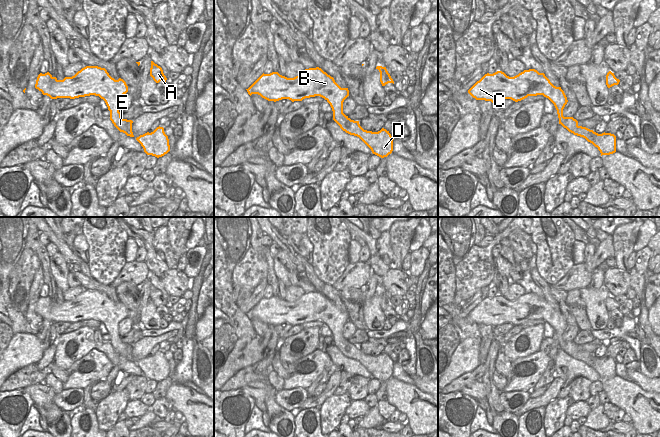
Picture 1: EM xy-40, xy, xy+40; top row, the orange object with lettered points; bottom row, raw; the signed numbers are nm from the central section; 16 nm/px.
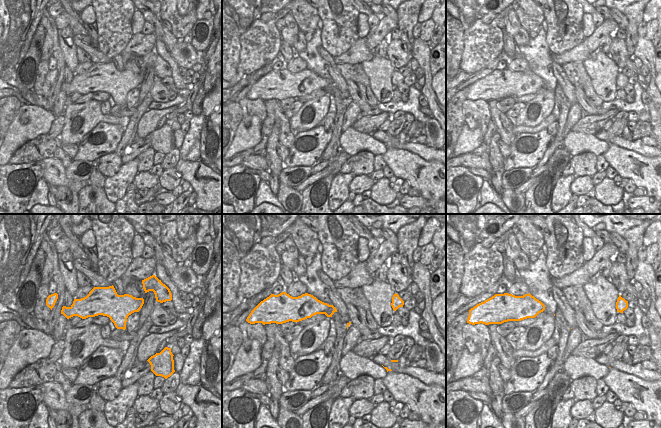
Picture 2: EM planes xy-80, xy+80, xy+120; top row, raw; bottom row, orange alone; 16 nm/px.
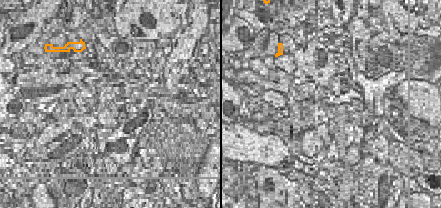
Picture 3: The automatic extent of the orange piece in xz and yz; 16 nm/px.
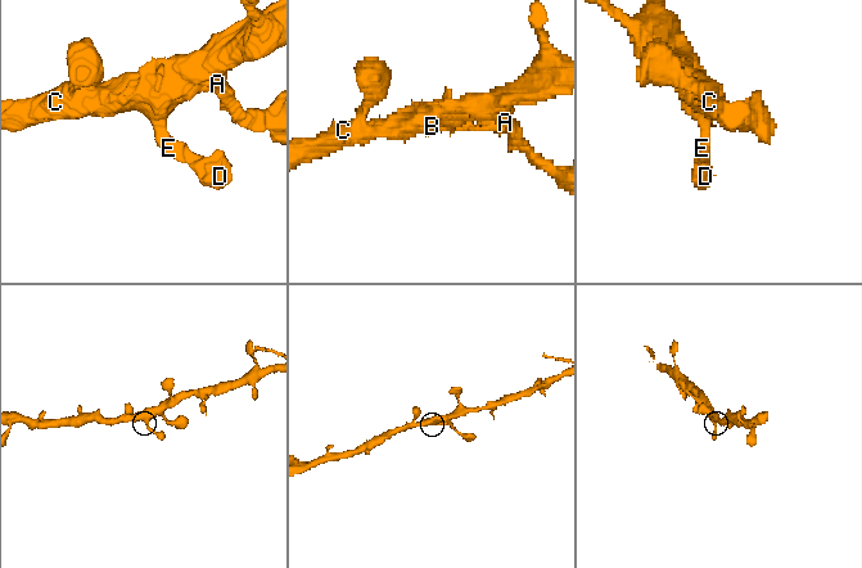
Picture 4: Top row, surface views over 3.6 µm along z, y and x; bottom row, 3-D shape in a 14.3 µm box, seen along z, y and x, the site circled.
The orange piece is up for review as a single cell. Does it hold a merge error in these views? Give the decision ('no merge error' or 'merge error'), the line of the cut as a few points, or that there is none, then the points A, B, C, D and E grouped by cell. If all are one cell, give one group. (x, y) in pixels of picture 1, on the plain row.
no merge error; cut none; groups A B C D E

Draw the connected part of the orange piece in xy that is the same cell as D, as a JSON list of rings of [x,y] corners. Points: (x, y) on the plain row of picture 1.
[[[309,292],[294,302],[287,302],[278,296],[262,298],[248,313],[248,318],[258,318],[268,325],[289,323],[292,326],[320,320],[331,330],[333,344],[350,359],[359,361],[373,378],[384,382],[393,375],[393,364],[389,355],[364,354],[359,345],[351,344],[343,337],[343,326],[349,320],[348,312],[341,312],[333,301],[321,292]]]

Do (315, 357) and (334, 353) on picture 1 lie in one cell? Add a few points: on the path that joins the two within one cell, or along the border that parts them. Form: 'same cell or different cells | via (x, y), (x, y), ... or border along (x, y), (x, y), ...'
different cells | border along (325, 352), (336, 370)

